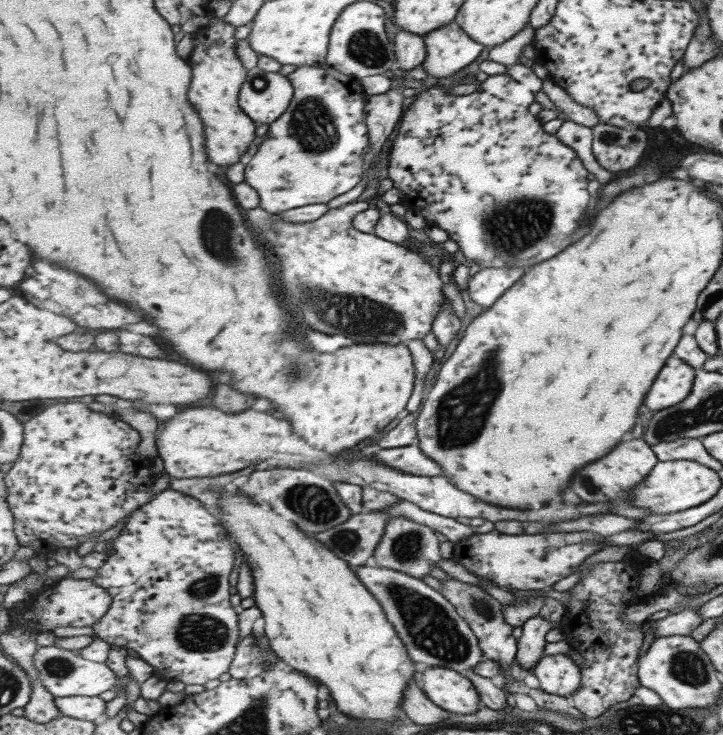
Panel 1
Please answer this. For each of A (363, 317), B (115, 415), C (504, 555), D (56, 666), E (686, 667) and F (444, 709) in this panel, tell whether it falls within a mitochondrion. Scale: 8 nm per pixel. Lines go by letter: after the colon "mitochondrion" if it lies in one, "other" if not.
A: mitochondrion
B: other
C: other
D: mitochondrion
E: mitochondrion
F: other

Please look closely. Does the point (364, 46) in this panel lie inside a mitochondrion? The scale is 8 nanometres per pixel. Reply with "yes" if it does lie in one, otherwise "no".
yes

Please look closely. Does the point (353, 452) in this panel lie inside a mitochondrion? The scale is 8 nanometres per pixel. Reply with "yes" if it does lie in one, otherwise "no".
no

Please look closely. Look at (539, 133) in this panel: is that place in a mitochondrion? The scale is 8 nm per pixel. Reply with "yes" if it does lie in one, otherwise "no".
no

